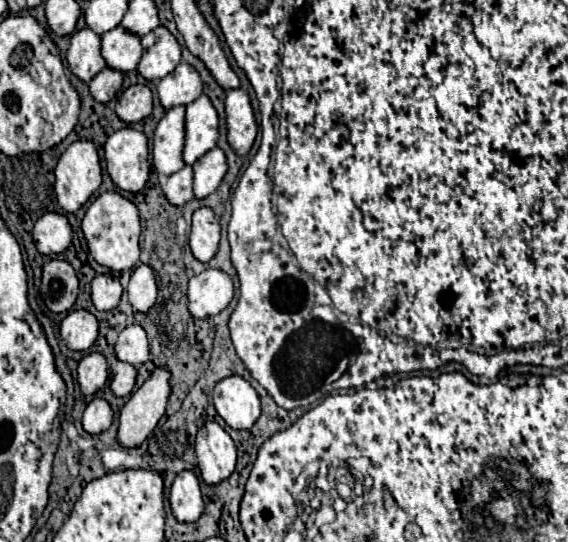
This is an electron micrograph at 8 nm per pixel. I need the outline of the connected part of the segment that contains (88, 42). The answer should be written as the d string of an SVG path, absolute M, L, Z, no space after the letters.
M90 28L74 32L70 48L66 52L66 60L70 70L82 82L90 82L102 68L106 68L106 60L100 54L100 34Z

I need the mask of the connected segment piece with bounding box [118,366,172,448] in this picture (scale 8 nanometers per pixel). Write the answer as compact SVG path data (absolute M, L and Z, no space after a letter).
M156 366L150 378L130 396L120 412L118 442L122 446L134 448L146 440L154 430L158 420L164 416L166 402L170 398L170 370Z

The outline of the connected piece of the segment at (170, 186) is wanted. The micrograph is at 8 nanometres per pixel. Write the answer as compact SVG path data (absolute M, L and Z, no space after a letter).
M186 164L182 170L168 176L164 180L162 190L164 190L168 202L174 204L174 206L184 206L188 200L192 200L194 198L194 192L192 192L192 166Z

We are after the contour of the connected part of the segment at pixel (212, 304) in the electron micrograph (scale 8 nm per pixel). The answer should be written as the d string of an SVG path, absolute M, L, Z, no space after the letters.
M206 268L188 282L188 310L194 318L222 312L234 298L232 278L218 268Z

